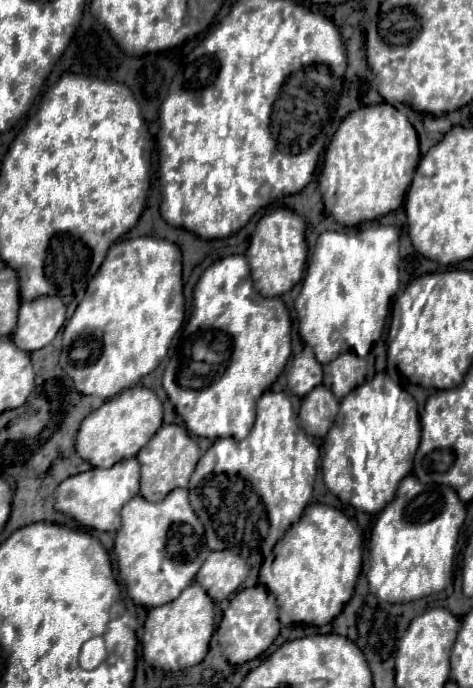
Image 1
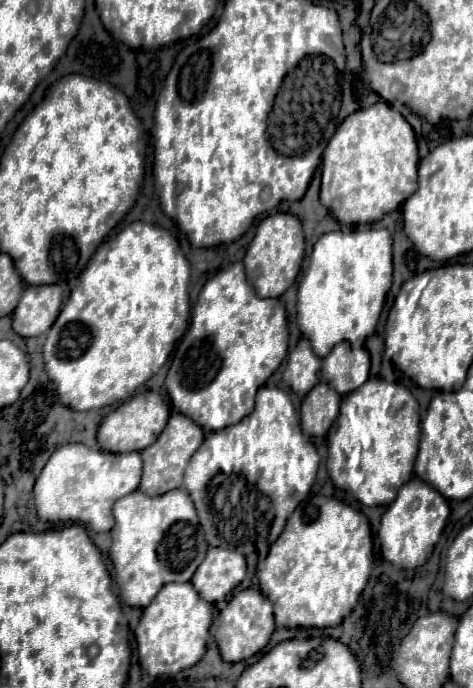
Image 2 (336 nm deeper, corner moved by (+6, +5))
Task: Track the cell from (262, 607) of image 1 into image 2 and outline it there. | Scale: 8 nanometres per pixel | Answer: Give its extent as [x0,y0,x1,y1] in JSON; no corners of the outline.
[212,587,274,663]

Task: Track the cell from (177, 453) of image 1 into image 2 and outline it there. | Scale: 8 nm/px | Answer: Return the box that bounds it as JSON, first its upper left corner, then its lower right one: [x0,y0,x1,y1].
[140,413,204,497]

